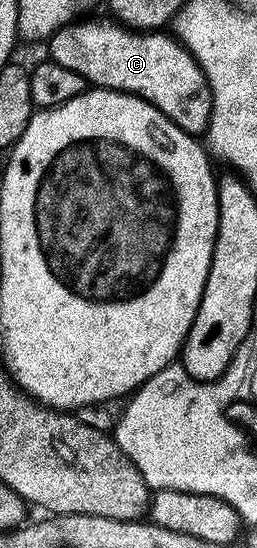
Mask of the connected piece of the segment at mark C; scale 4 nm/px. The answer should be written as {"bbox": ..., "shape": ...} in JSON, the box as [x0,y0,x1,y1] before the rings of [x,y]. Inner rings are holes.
{"bbox":[45,19,211,137],"shape":[[[76,19],[49,37],[45,44],[49,59],[57,62],[57,66],[65,66],[68,70],[81,74],[88,85],[109,88],[113,92],[127,92],[130,96],[140,96],[142,100],[148,100],[154,108],[165,114],[165,118],[169,118],[190,136],[198,137],[206,133],[207,123],[211,120],[211,87],[201,66],[191,57],[191,52],[184,44],[180,44],[174,35],[162,31],[136,32],[135,29],[124,28],[117,22],[87,19]]]}

